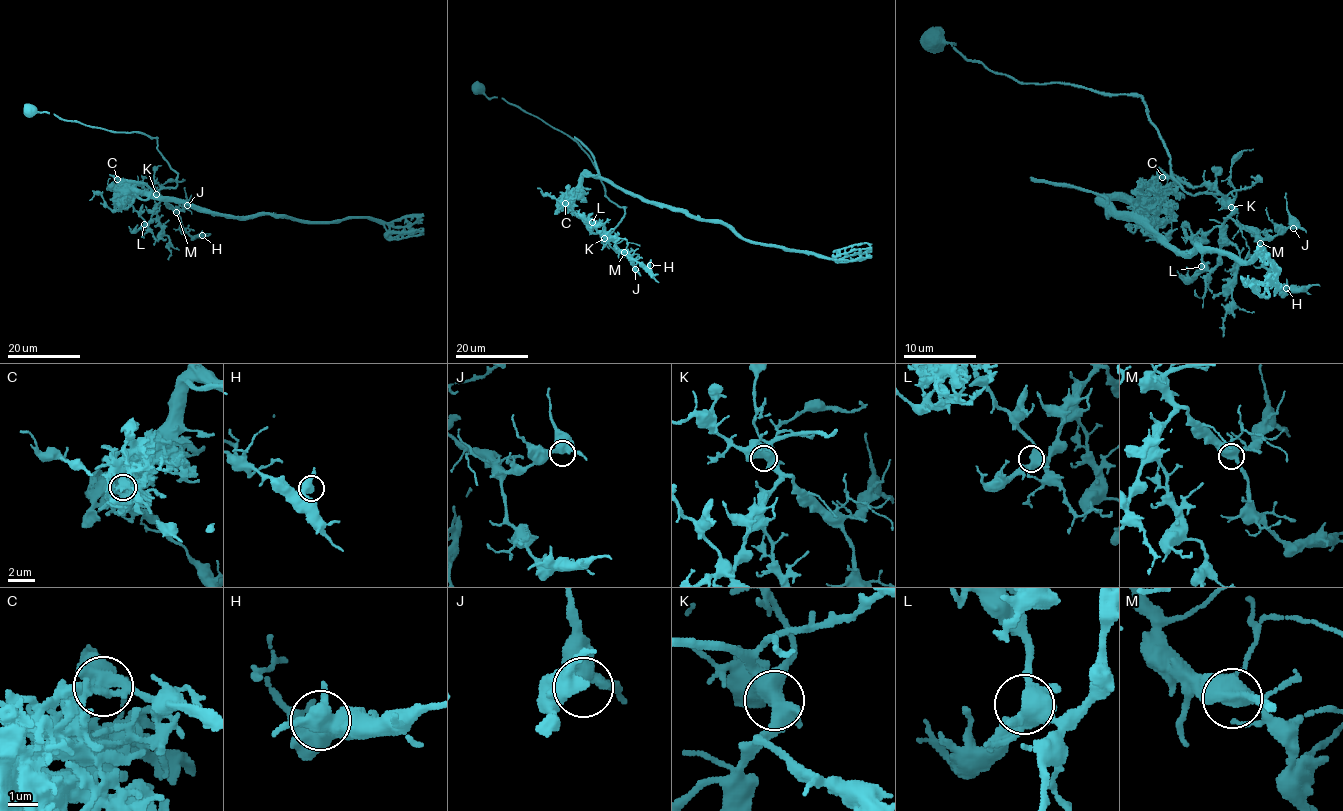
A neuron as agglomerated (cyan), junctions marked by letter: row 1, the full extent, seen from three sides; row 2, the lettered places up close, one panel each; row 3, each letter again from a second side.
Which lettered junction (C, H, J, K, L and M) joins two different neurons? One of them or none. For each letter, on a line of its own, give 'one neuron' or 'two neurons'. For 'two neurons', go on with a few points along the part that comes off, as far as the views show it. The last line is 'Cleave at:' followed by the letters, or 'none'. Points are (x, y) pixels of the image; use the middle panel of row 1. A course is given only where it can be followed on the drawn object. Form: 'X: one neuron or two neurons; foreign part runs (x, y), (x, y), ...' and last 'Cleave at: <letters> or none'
C: two neurons; foreign part runs (565, 203), (593, 233), (607, 235), (625, 207), (605, 195), (598, 171), (572, 138), (473, 83)
H: one neuron
J: one neuron
K: one neuron
L: one neuron
M: one neuron
Cleave at: C

